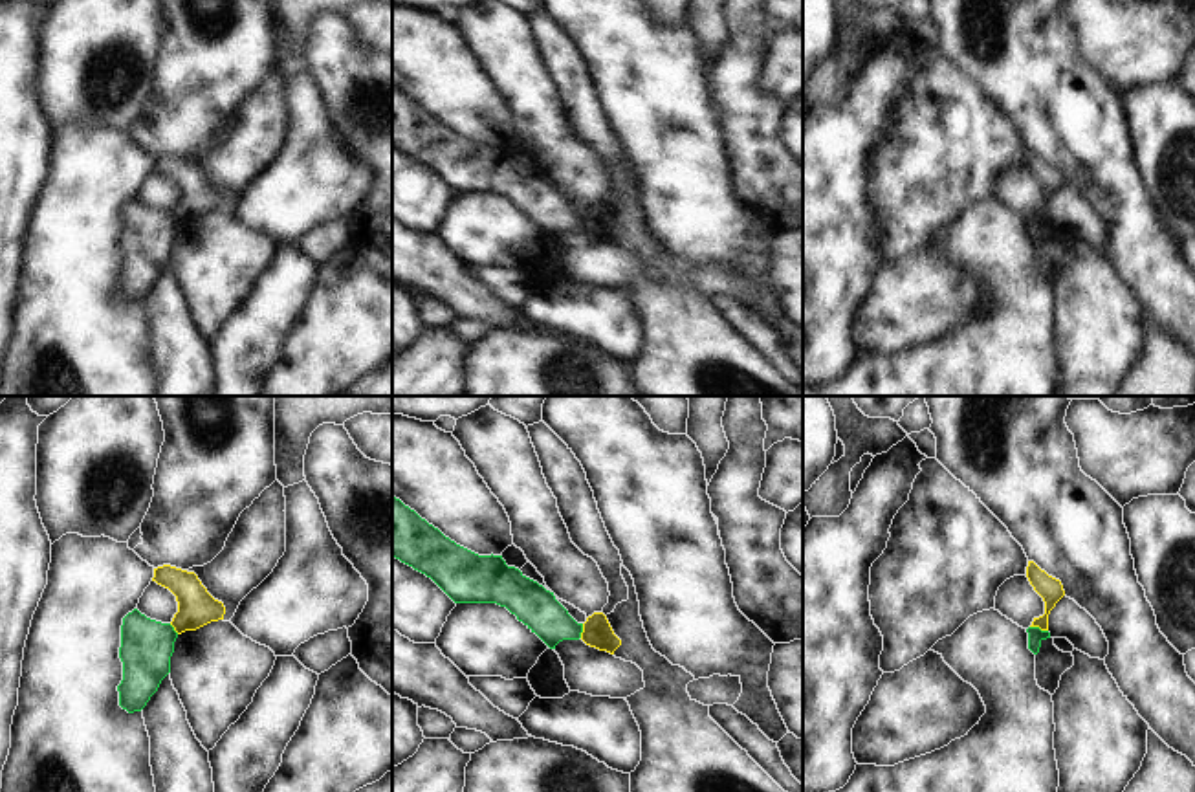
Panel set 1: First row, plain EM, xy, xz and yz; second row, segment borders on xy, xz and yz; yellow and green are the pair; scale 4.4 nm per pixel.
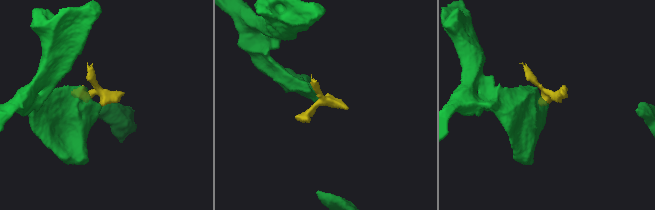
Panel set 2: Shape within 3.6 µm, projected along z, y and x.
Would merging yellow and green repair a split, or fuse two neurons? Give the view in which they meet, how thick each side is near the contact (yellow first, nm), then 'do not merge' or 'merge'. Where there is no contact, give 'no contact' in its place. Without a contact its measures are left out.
yz | 110/70 nm | do not merge

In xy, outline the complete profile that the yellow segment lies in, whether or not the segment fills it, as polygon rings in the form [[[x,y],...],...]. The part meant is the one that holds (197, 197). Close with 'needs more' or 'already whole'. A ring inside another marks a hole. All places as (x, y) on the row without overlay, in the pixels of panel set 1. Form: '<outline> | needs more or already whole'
[[[163,154],[154,158],[152,170],[169,178],[176,185],[178,202],[170,214],[178,224],[224,209],[224,192],[207,182],[194,161]]] | already whole

